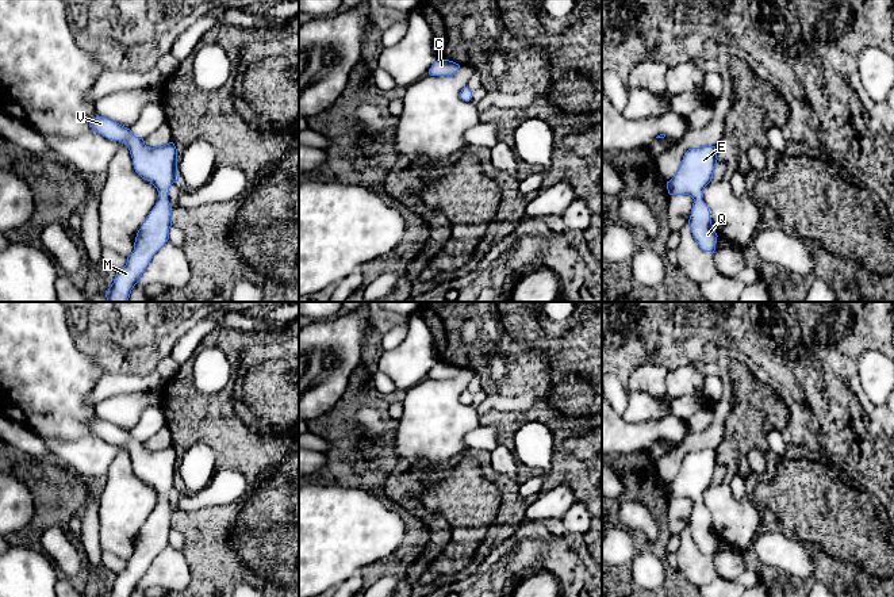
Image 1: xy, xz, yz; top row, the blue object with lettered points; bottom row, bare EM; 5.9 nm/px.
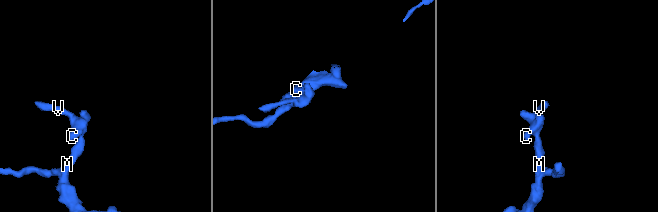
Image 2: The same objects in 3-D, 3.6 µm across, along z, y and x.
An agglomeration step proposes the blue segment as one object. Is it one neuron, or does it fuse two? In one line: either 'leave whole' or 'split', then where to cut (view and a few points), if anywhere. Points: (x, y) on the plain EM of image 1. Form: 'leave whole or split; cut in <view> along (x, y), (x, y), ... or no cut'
leave whole; no cut

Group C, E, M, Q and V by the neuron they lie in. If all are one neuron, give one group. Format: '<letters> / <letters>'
C E M Q V

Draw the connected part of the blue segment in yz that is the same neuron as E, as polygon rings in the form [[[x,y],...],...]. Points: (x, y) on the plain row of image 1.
[[[715,449],[688,452],[675,479],[667,485],[669,498],[688,498],[695,504],[688,528],[699,551],[711,556],[715,554],[718,539],[711,528],[710,514],[702,504],[702,498],[705,490],[711,485],[717,463]]]

